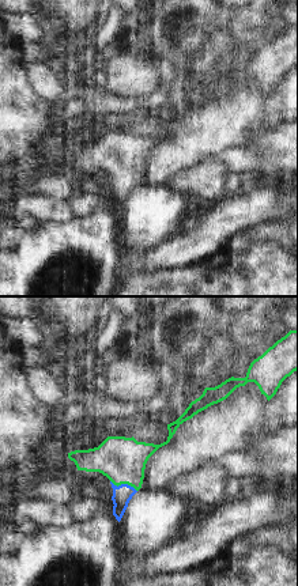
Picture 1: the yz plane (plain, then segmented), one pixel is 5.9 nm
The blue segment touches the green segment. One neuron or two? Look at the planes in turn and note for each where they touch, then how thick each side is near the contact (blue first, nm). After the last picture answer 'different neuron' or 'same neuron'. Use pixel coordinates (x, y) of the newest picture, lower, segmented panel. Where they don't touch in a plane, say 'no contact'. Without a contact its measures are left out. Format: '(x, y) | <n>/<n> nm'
(124, 484) | 110/280 nm

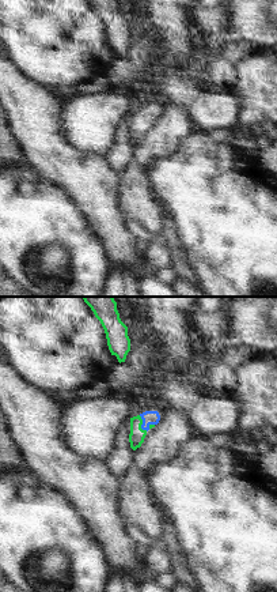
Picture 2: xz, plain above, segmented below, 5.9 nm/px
(141, 425) | 80/90 nm

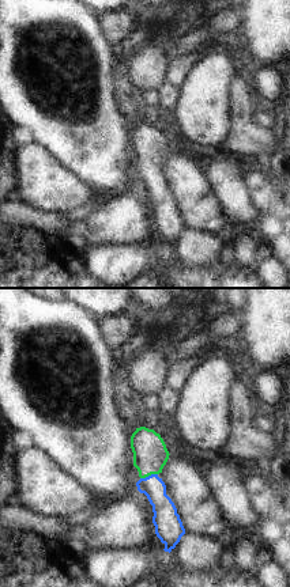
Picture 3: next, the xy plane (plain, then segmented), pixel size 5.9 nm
(149, 476) | 140/200 nm

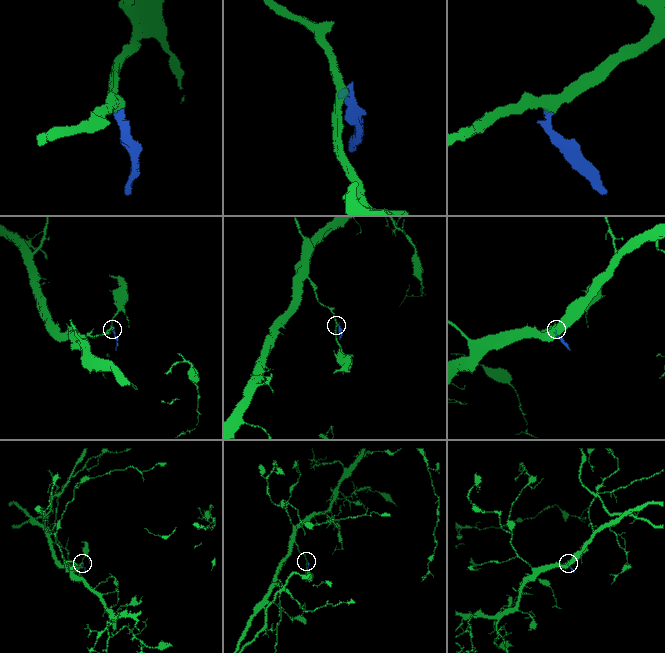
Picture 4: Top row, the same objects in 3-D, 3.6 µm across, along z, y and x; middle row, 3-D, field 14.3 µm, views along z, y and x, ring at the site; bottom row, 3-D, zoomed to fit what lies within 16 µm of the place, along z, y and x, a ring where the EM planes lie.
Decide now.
same neuron

